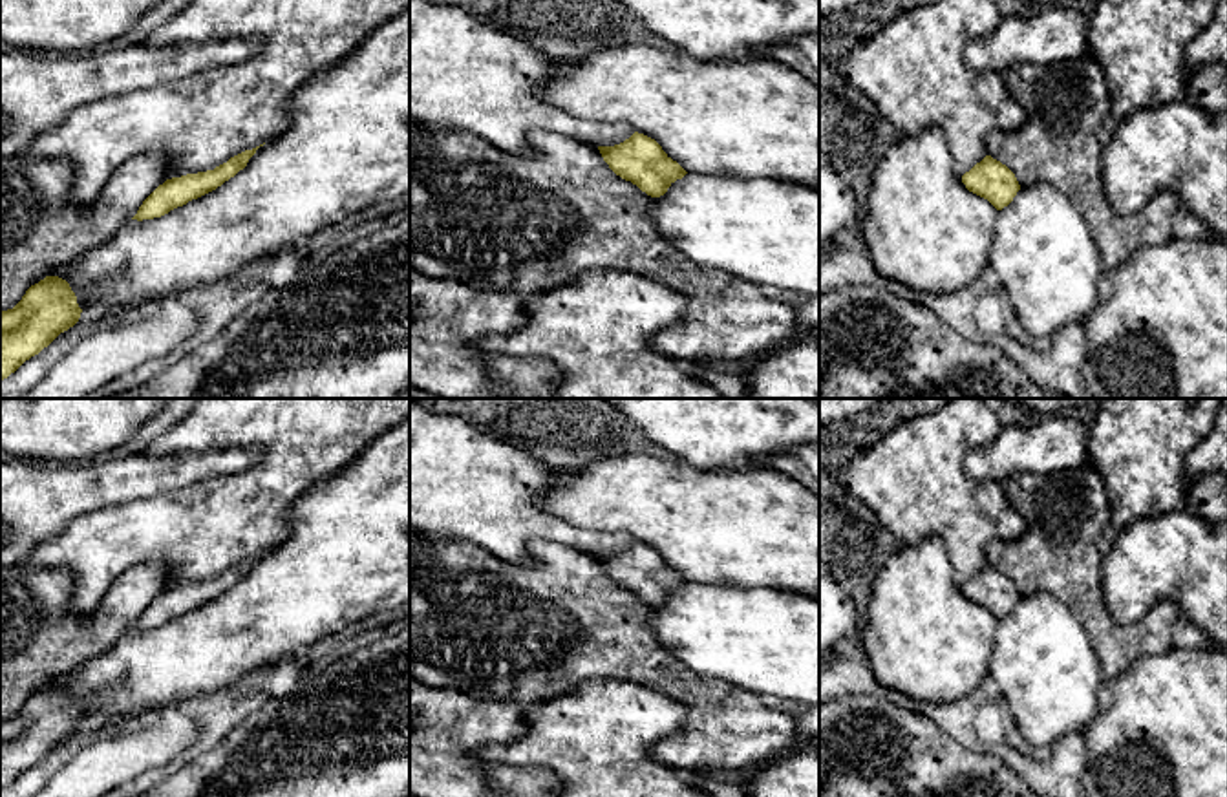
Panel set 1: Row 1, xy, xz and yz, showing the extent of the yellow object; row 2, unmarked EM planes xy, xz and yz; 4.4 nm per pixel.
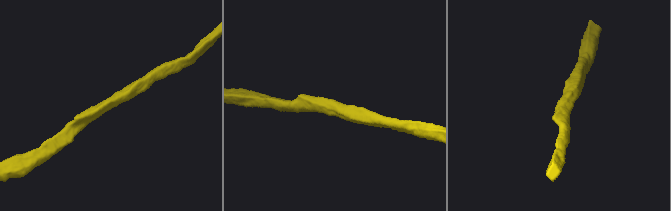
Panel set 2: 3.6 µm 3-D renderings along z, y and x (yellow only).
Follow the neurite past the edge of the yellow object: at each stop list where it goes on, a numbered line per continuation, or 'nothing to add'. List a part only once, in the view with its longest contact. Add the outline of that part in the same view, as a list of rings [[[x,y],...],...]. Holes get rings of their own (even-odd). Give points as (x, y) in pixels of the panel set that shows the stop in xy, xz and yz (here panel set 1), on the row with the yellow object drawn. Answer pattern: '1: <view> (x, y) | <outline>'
nothing to add

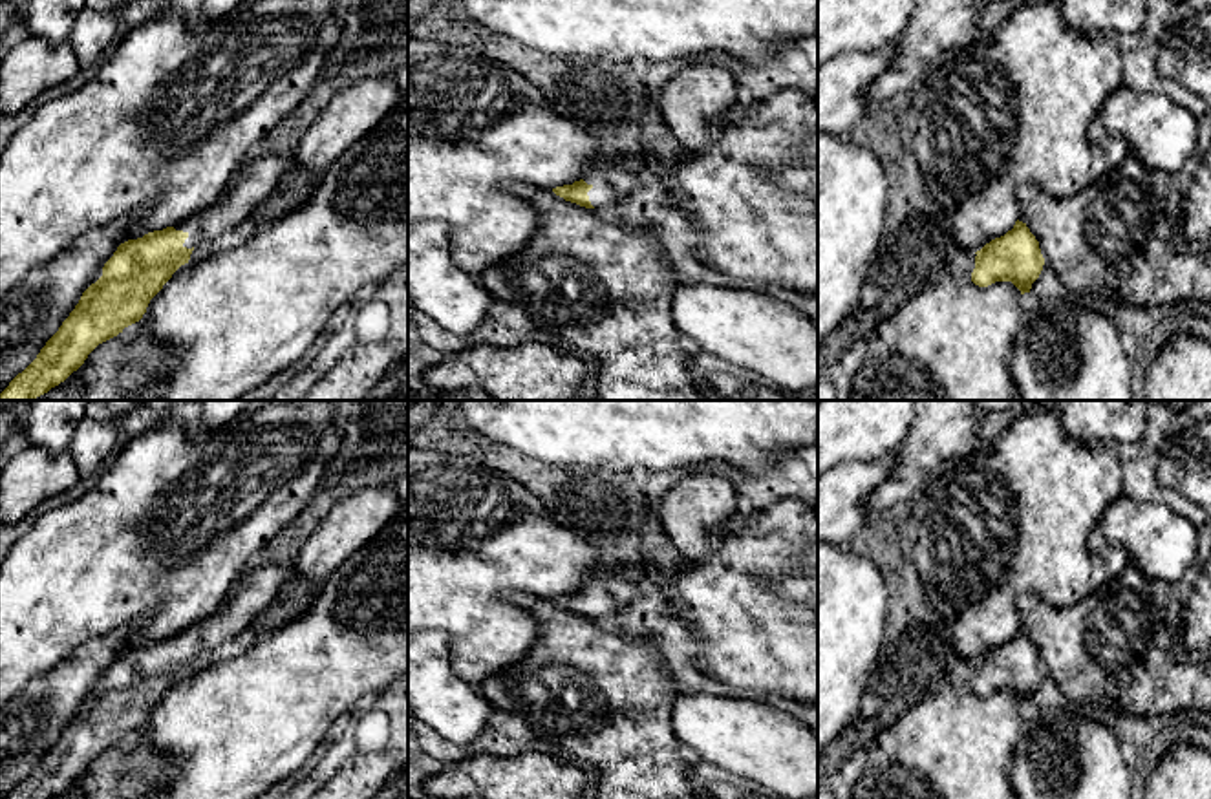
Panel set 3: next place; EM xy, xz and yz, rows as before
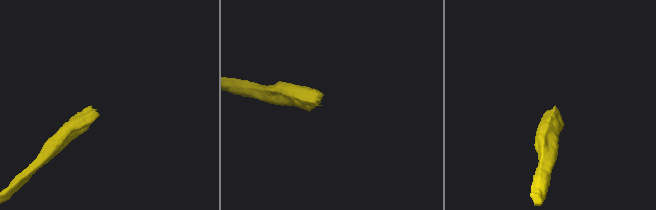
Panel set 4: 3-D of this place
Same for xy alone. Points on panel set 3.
1: xy (258, 176) | [[[262,144],[240,168],[230,186],[207,210],[177,223],[188,234],[183,247],[192,249],[251,218],[252,210],[273,192],[282,174],[295,166],[295,146],[271,150]]]

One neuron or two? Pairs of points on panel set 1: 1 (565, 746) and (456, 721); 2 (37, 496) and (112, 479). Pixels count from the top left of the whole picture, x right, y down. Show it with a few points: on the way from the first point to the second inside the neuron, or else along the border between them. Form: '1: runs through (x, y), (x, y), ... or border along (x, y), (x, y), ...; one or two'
1: border along (525, 708), (525, 730), (514, 741), (480, 752); two
2: runs through (55, 494), (94, 488); one

